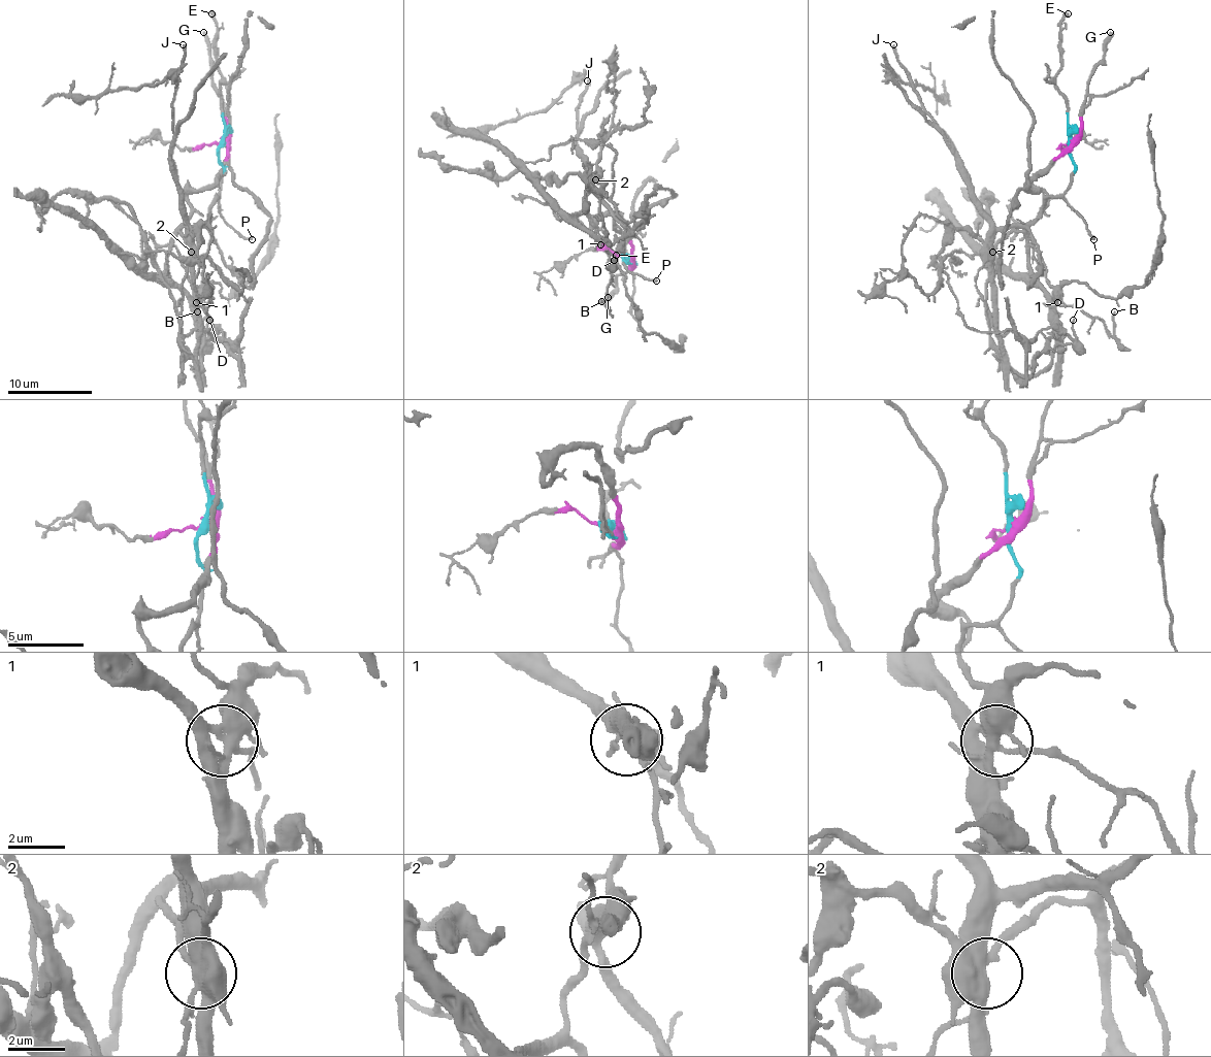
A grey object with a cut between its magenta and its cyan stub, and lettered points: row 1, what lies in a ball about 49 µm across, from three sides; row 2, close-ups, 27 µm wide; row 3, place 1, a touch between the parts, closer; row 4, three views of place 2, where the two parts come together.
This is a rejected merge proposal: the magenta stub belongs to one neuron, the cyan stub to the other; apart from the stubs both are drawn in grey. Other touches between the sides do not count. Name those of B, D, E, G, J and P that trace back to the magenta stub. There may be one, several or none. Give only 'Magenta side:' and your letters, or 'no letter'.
Magenta side: B, G

